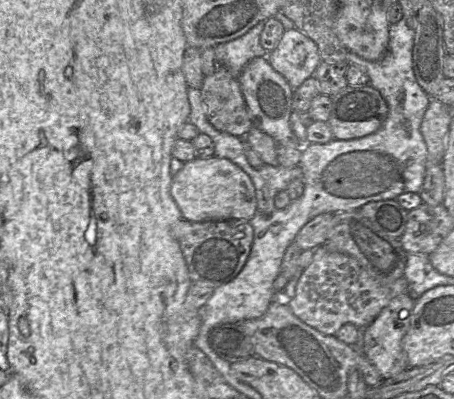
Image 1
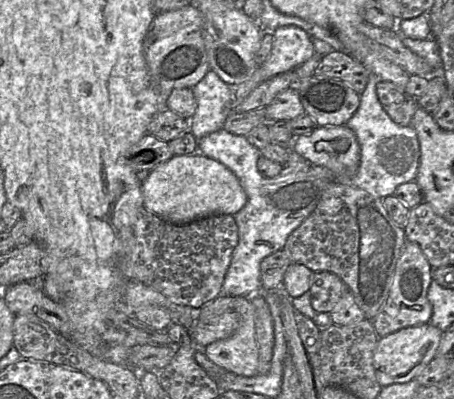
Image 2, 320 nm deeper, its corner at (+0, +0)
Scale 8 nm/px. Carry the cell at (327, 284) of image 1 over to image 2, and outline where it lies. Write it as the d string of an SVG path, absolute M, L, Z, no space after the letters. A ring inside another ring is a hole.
M328 270L314 272L309 289L313 309L330 313L343 293L348 290L347 285L336 273Z

